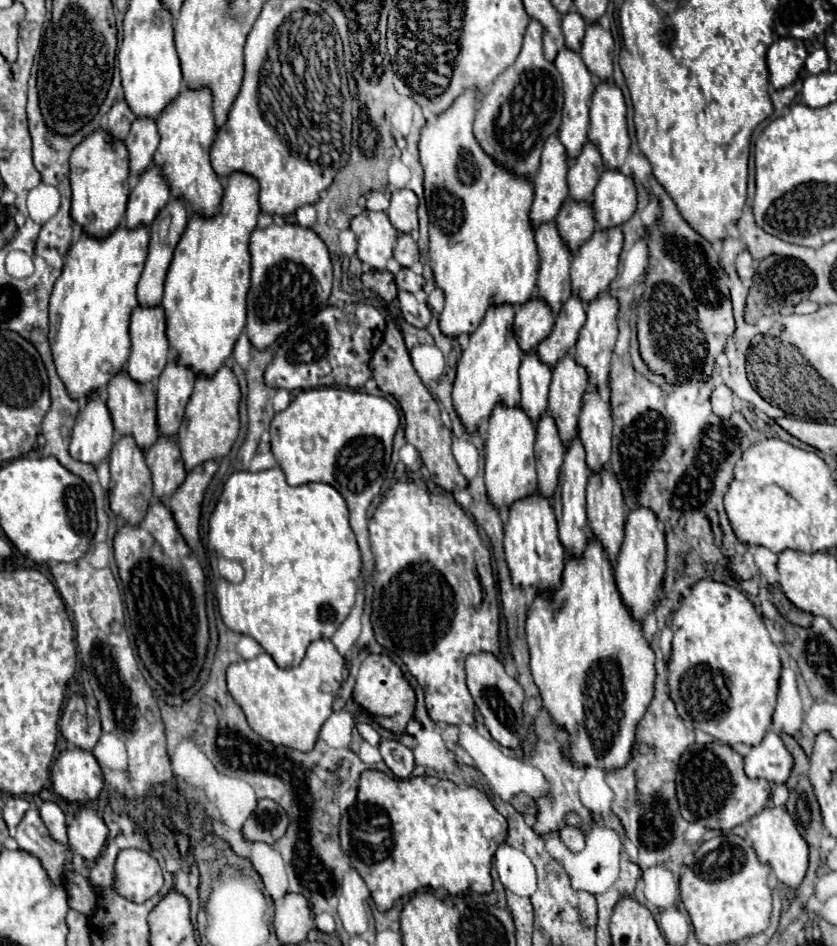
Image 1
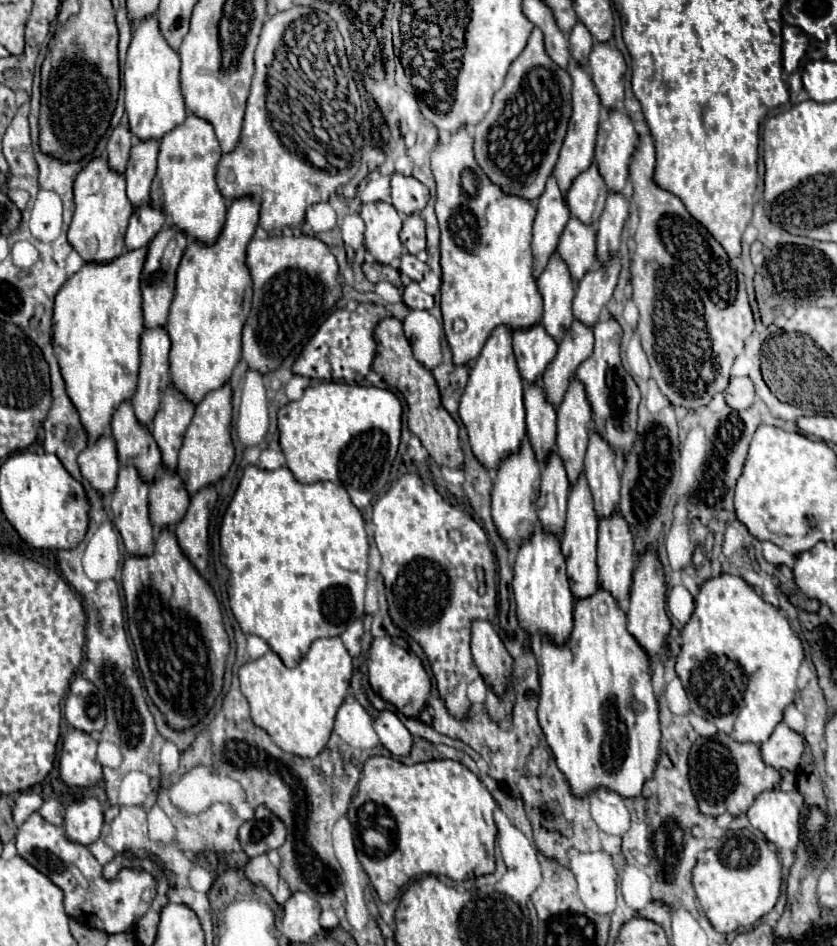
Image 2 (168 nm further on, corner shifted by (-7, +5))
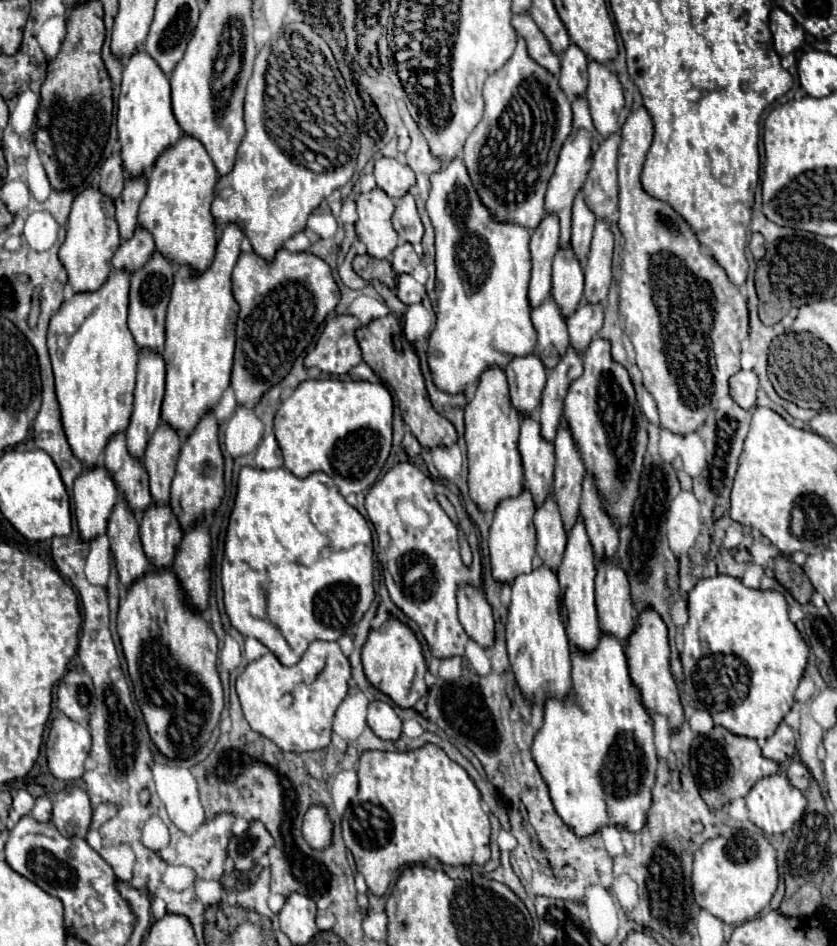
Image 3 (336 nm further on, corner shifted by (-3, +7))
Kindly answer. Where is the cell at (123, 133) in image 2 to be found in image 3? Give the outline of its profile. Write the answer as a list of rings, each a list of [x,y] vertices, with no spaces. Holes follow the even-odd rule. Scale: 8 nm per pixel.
[[[113,154],[111,158],[107,158],[107,162],[101,168],[101,184],[99,190],[109,196],[111,200],[117,200],[117,196],[123,190],[123,182],[125,182],[125,170],[121,164],[119,154]]]

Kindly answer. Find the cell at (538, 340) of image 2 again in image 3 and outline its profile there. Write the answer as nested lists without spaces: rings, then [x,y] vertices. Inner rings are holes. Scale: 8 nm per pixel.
[[[539,356],[513,358],[505,368],[511,404],[521,416],[531,416],[539,408],[539,396],[547,380],[547,370]]]

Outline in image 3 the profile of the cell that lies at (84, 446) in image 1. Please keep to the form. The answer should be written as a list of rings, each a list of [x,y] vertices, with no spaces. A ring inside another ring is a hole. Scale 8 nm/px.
[[[103,466],[85,470],[75,480],[73,502],[81,542],[91,542],[95,536],[103,536],[107,532],[107,520],[117,498],[115,482]]]

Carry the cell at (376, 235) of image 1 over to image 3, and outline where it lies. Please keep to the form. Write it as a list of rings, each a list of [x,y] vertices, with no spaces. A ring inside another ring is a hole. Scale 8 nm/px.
[[[381,188],[359,194],[359,198],[357,198],[357,214],[359,214],[359,220],[355,222],[355,232],[357,232],[357,238],[367,246],[367,254],[373,256],[373,258],[387,258],[395,250],[395,246],[399,242],[399,236],[391,226],[393,200]]]

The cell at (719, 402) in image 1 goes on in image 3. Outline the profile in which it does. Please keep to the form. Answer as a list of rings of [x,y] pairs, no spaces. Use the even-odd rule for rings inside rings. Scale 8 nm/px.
[[[741,370],[741,372],[737,372],[731,378],[731,396],[745,410],[749,410],[749,408],[755,406],[757,388],[759,388],[759,380],[757,380],[755,372]]]

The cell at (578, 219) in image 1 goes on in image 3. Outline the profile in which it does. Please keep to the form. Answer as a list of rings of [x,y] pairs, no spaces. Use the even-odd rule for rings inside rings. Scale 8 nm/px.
[[[571,248],[555,254],[551,296],[563,318],[571,316],[571,312],[579,308],[579,300],[583,300],[583,270]]]

